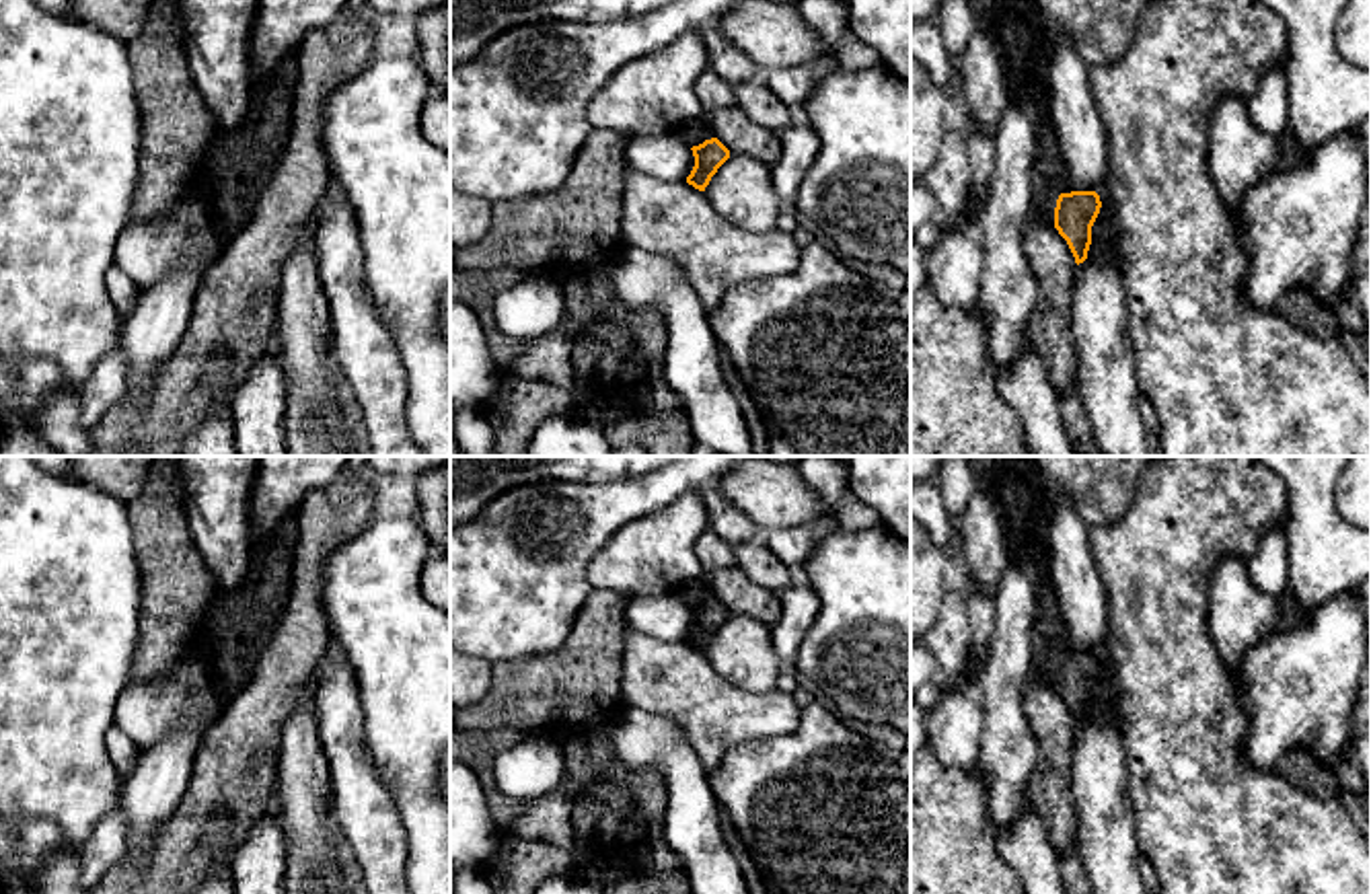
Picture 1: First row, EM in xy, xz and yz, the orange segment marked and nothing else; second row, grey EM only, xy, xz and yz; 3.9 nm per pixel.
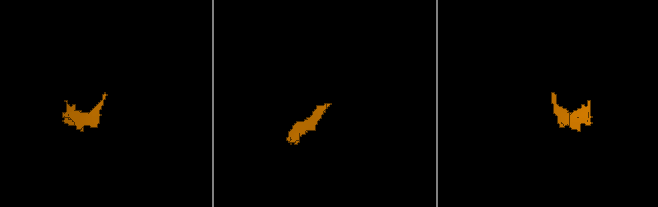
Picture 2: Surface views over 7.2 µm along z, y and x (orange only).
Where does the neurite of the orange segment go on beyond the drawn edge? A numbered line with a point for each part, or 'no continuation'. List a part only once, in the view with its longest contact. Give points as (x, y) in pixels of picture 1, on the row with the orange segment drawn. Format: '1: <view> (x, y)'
1: yz (1049, 177)

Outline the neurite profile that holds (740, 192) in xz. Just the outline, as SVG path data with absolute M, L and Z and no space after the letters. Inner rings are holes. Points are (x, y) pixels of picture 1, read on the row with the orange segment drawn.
M730 154L703 193L721 218L750 232L777 228L783 212L773 189L771 166L752 156Z

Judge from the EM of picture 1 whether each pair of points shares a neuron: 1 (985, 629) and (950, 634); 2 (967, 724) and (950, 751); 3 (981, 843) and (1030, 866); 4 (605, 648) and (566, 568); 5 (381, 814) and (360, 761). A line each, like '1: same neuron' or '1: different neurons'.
1: different neurons
2: same neuron
3: different neurons
4: different neurons
5: same neuron

